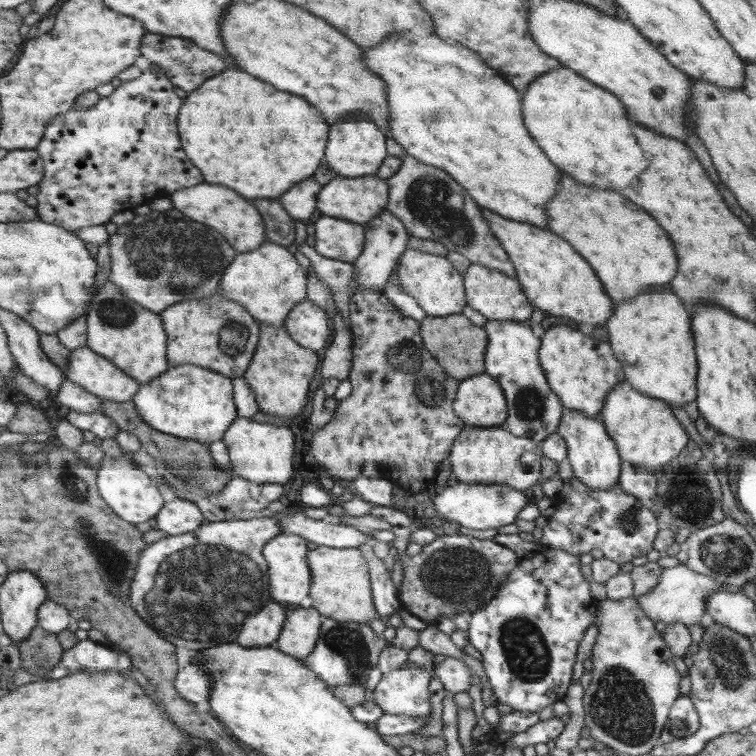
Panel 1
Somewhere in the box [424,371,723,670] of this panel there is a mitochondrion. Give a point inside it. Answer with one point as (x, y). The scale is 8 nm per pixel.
(688, 496)

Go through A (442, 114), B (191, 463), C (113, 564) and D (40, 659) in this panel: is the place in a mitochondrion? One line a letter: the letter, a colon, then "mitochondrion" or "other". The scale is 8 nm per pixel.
A: other
B: mitochondrion
C: mitochondrion
D: mitochondrion

